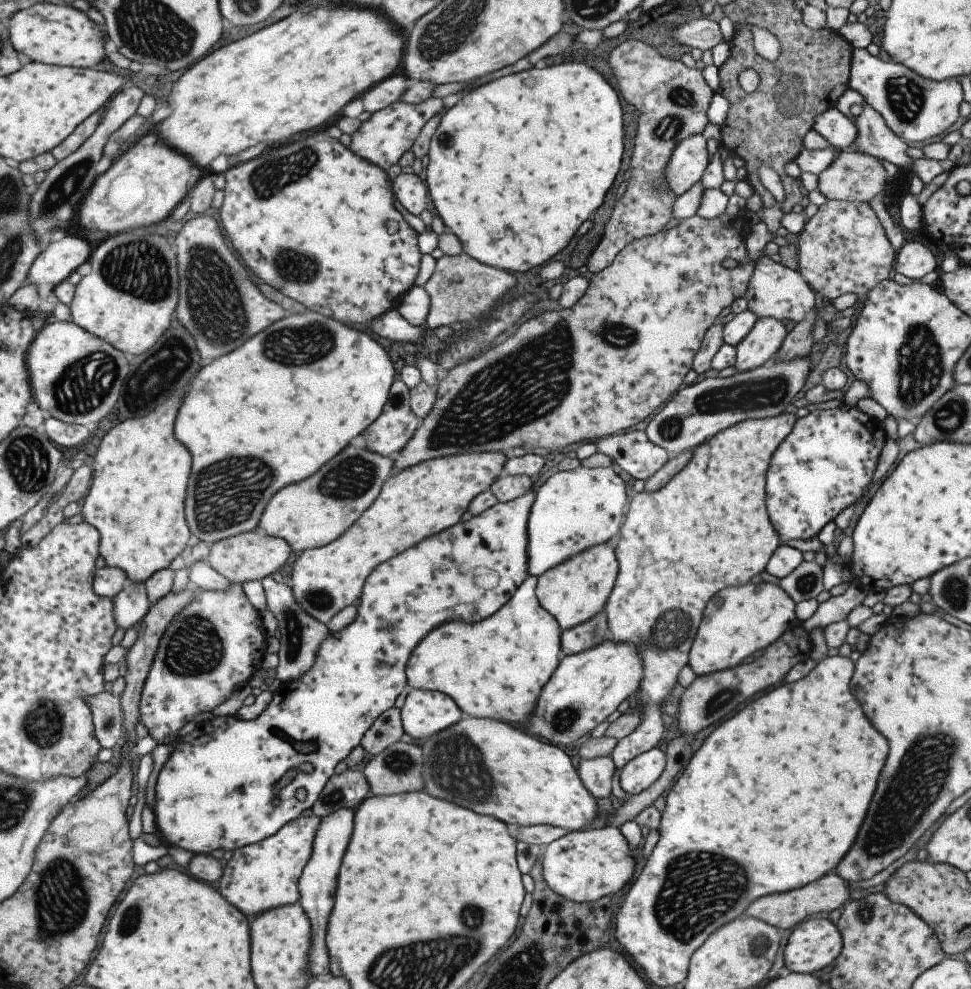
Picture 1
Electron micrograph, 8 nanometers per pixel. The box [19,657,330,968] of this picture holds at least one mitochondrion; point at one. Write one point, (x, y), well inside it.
(60, 900)

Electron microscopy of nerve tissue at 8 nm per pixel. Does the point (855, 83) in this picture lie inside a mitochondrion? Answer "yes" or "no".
no

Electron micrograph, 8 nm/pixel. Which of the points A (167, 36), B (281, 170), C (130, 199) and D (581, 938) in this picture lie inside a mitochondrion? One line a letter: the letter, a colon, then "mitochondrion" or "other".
A: mitochondrion
B: mitochondrion
C: other
D: other

